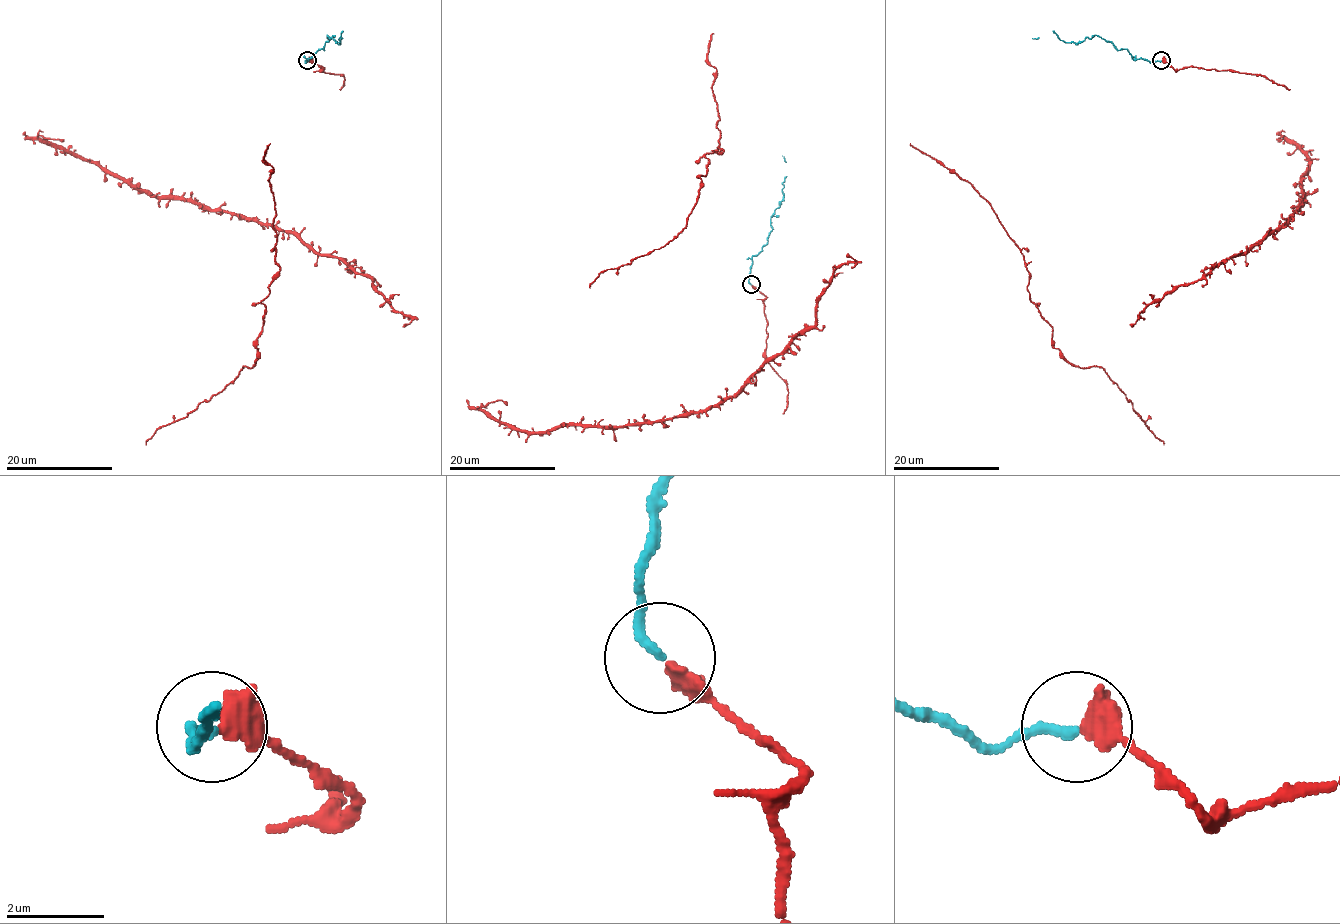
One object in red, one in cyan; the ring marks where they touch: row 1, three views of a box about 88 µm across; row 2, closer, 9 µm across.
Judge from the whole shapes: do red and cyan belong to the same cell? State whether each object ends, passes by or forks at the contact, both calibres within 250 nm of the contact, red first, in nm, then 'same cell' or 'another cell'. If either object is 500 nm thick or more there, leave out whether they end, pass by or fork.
red ends | cyan ends | 480/200 nm | same cell

